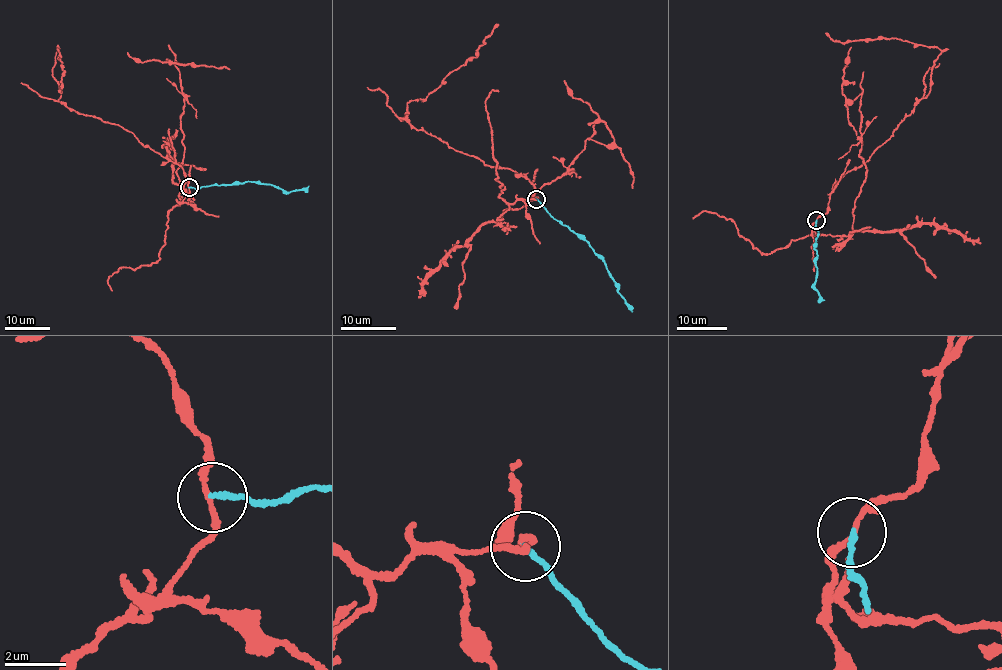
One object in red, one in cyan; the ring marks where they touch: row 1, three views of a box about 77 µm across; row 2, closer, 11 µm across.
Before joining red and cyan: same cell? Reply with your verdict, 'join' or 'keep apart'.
keep apart

